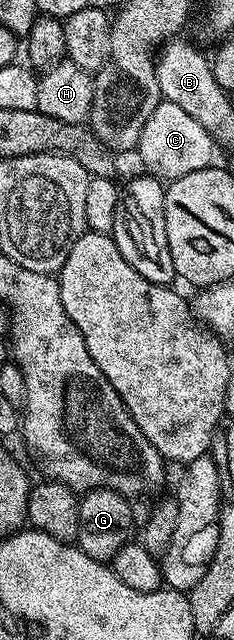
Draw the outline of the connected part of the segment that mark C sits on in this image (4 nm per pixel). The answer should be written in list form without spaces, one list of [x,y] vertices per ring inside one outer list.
[[[160,100],[157,108],[153,108],[153,116],[145,120],[145,128],[141,128],[137,149],[144,167],[154,177],[174,180],[212,165],[216,161],[217,143],[193,116],[189,116],[189,112],[184,112],[177,104]]]

